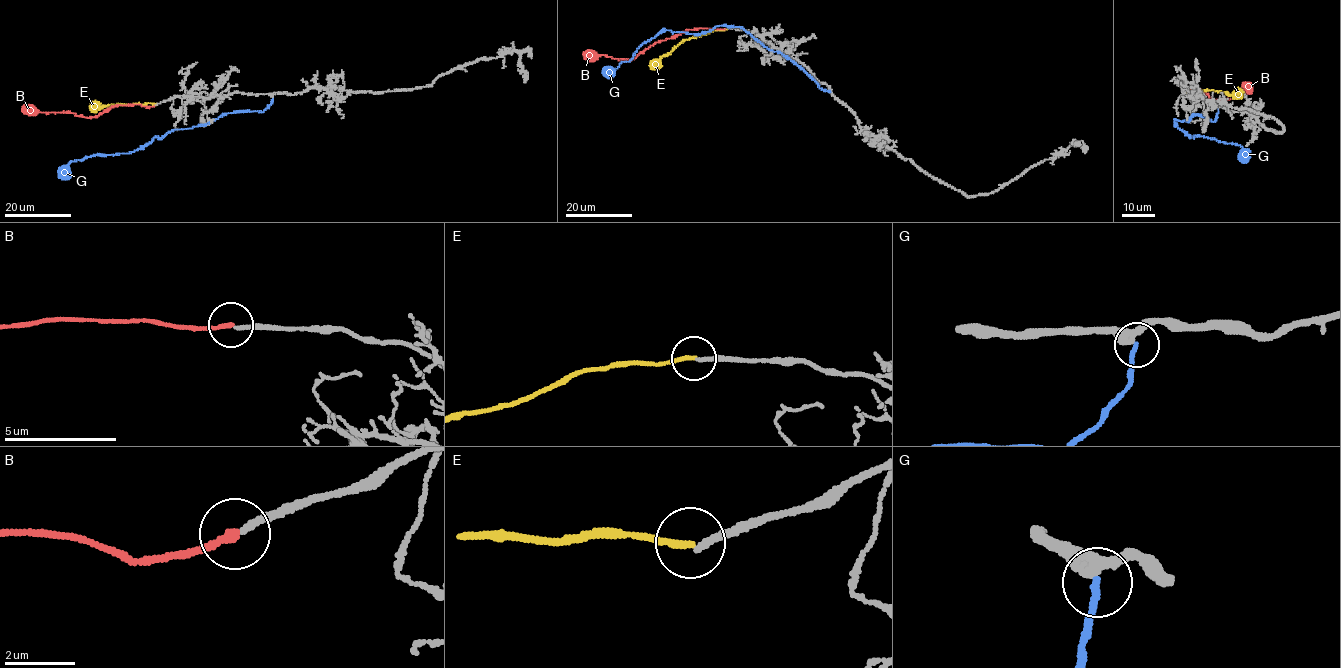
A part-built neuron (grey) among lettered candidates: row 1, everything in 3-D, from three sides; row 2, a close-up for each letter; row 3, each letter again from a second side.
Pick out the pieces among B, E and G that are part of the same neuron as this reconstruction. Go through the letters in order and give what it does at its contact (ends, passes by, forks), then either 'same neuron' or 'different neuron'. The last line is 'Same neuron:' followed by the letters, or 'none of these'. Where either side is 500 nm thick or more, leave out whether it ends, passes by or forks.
B: it ends | same neuron
E: it ends | different neuron
G: it ends | different neuron
Same neuron: B

